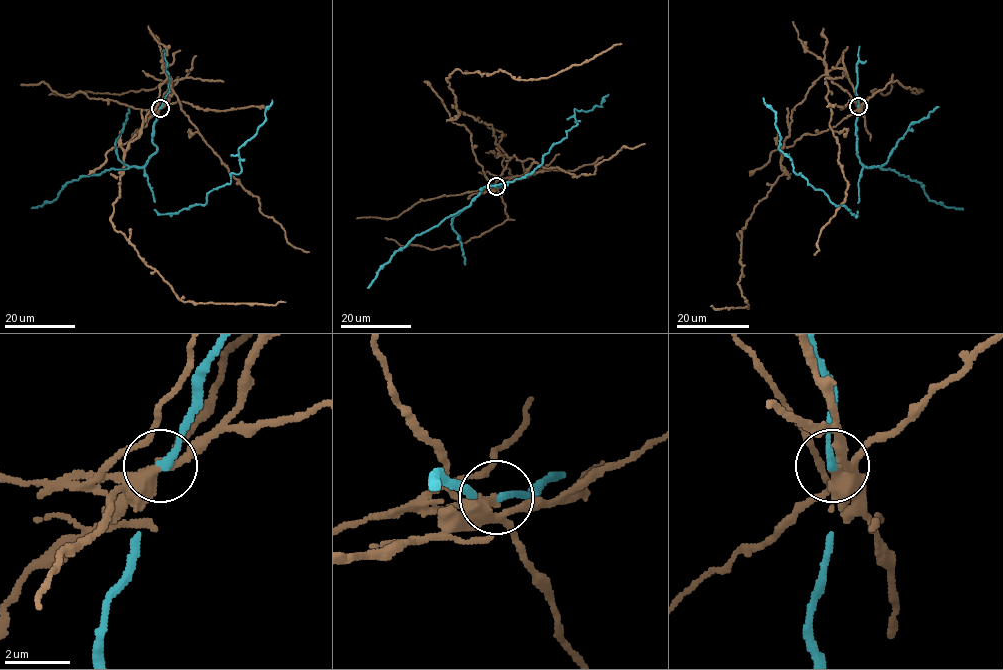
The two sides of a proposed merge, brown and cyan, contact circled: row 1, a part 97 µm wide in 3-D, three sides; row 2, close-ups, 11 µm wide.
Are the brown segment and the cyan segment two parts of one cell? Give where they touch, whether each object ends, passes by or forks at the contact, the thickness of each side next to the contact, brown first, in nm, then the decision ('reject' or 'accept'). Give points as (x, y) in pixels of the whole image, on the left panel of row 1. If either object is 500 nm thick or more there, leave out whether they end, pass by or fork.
(160, 108) | brown forks | cyan ends | 300/240 nm | reject

